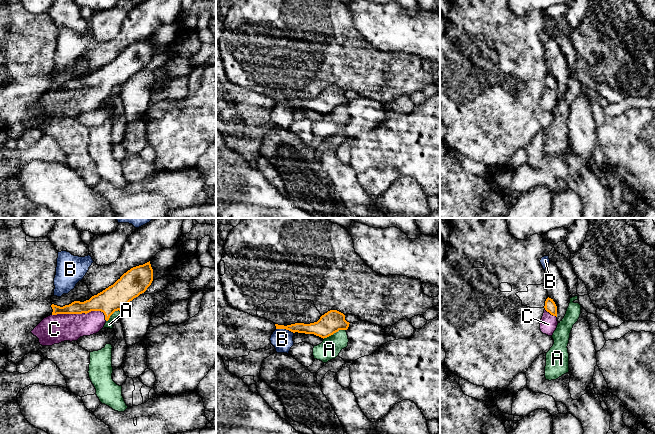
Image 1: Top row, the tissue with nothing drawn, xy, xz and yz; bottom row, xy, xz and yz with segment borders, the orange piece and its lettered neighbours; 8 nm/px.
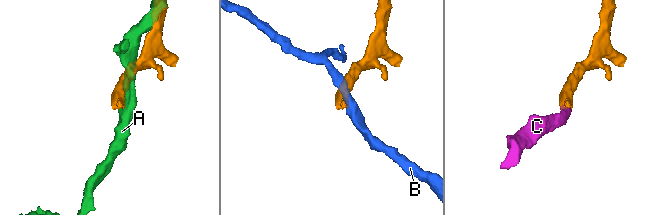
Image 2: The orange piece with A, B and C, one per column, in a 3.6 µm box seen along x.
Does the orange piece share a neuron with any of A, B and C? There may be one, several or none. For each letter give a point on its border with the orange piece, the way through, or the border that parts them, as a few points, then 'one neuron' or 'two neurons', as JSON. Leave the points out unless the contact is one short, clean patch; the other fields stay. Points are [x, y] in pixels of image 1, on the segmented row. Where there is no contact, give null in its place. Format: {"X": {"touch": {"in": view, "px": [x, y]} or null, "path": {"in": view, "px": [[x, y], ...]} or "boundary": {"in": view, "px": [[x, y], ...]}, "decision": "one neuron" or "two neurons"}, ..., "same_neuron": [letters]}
{"A": {"touch": {"in": "xz", "px": [334, 332]}, "decision": "two neurons"}, "B": {"touch": {"in": "xz", "px": [285, 328]}, "boundary": {"in": "xz", "px": [[276, 328], [285, 328], [293, 333]]}, "decision": "two neurons"}, "C": {"touch": {"in": "xy", "px": [81, 313]}, "decision": "one neuron"}, "same_neuron": ["C"]}

